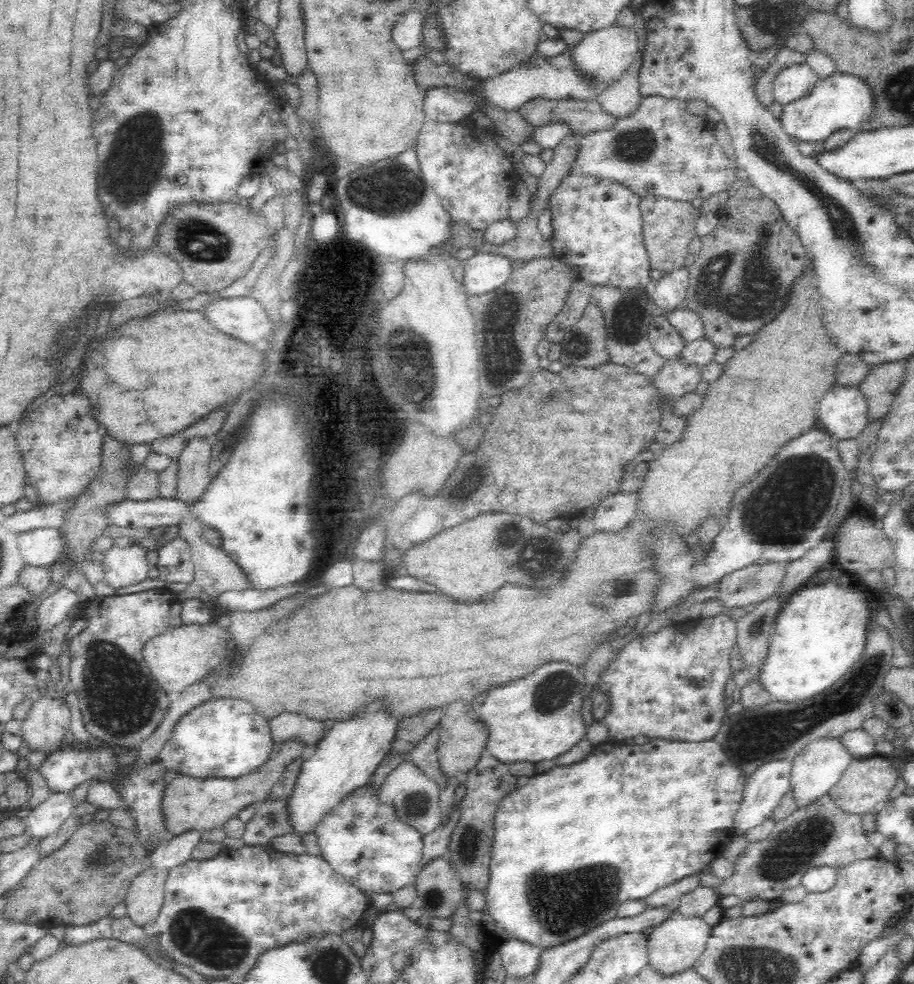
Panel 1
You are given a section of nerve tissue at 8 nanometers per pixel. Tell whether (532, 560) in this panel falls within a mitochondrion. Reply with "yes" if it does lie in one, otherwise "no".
yes

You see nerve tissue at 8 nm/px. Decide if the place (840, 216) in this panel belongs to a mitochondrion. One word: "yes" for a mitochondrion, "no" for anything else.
yes

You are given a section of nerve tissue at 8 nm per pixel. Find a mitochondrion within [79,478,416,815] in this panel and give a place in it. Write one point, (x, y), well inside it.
(120, 704)

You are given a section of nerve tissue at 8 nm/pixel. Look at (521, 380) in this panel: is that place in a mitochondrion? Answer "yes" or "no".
no

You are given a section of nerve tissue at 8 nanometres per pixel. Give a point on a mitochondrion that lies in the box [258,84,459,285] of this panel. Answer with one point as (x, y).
(395, 188)

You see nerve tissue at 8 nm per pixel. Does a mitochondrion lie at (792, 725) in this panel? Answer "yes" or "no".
yes

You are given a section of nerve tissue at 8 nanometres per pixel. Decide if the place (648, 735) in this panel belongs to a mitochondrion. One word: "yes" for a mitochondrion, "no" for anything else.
no

